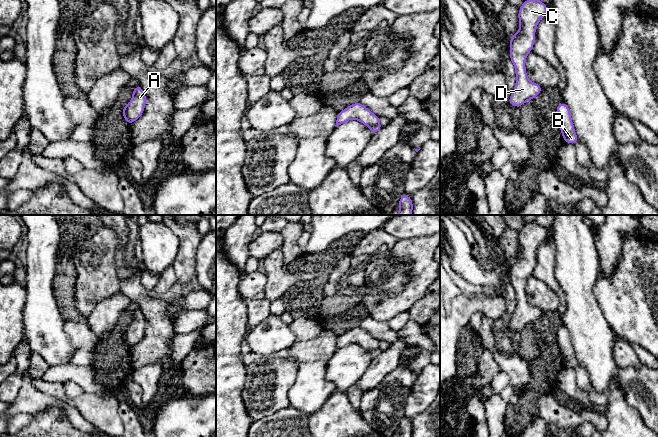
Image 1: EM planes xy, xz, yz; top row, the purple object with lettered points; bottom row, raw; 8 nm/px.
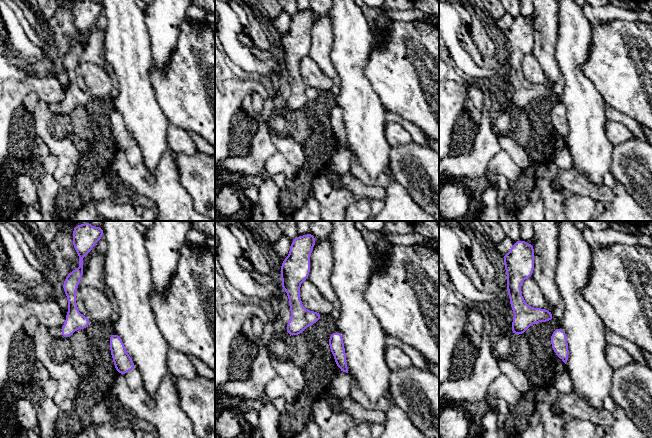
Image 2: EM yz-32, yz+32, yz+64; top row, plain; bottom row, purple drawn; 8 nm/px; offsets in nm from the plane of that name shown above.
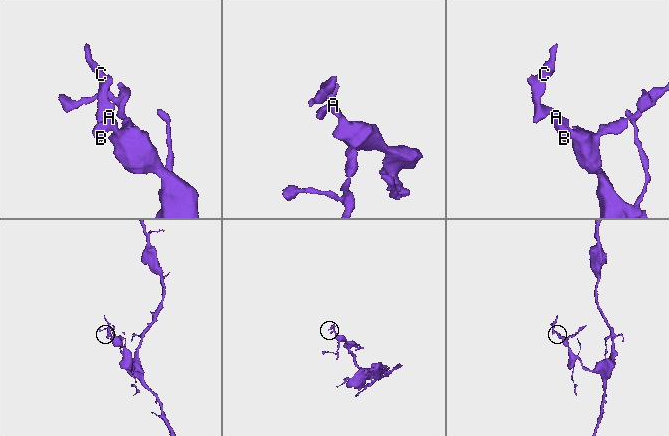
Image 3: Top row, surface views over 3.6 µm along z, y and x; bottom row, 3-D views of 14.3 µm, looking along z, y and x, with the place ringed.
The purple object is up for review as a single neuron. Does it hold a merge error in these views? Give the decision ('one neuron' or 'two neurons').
one neuron

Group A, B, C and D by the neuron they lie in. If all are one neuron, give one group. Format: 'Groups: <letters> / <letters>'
Groups: A B C D

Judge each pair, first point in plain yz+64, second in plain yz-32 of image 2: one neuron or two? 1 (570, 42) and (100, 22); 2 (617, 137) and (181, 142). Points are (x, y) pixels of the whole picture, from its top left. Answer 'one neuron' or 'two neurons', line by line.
1: two neurons
2: one neuron

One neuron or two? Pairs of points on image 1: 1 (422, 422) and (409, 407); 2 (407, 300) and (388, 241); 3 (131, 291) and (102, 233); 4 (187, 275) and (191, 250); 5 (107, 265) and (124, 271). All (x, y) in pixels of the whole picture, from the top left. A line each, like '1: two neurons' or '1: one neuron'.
1: two neurons
2: two neurons
3: two neurons
4: one neuron
5: two neurons

